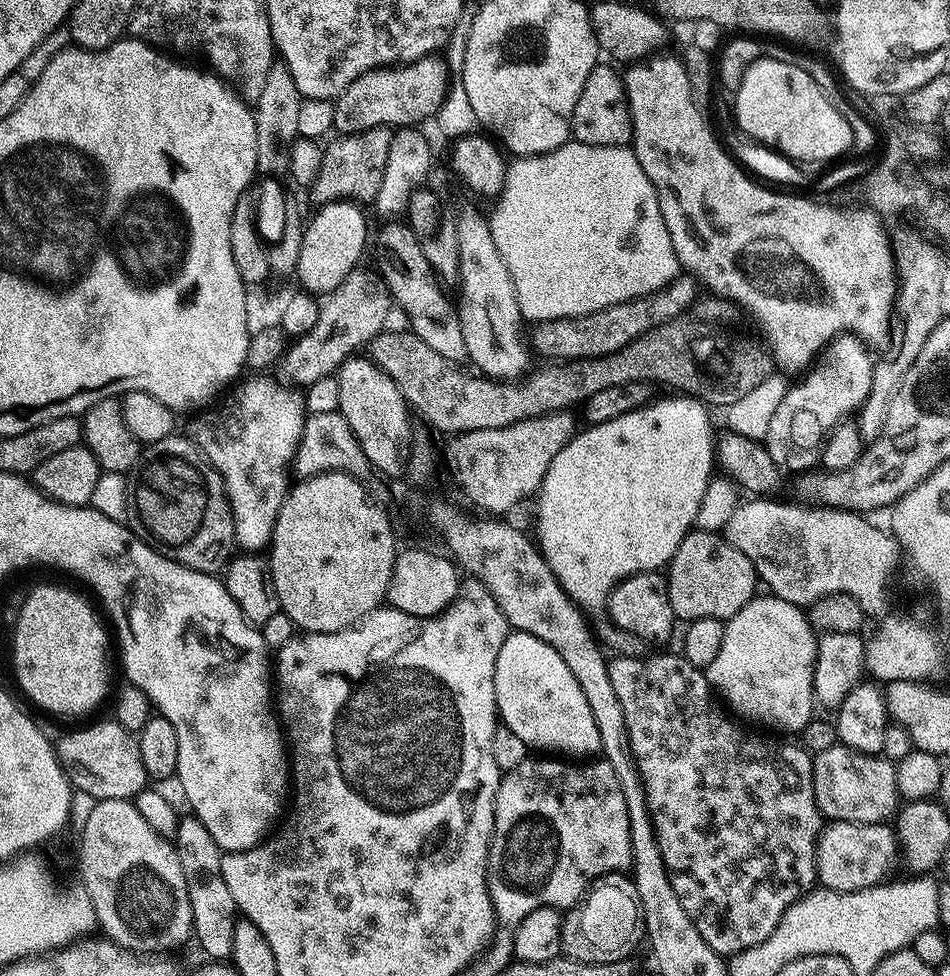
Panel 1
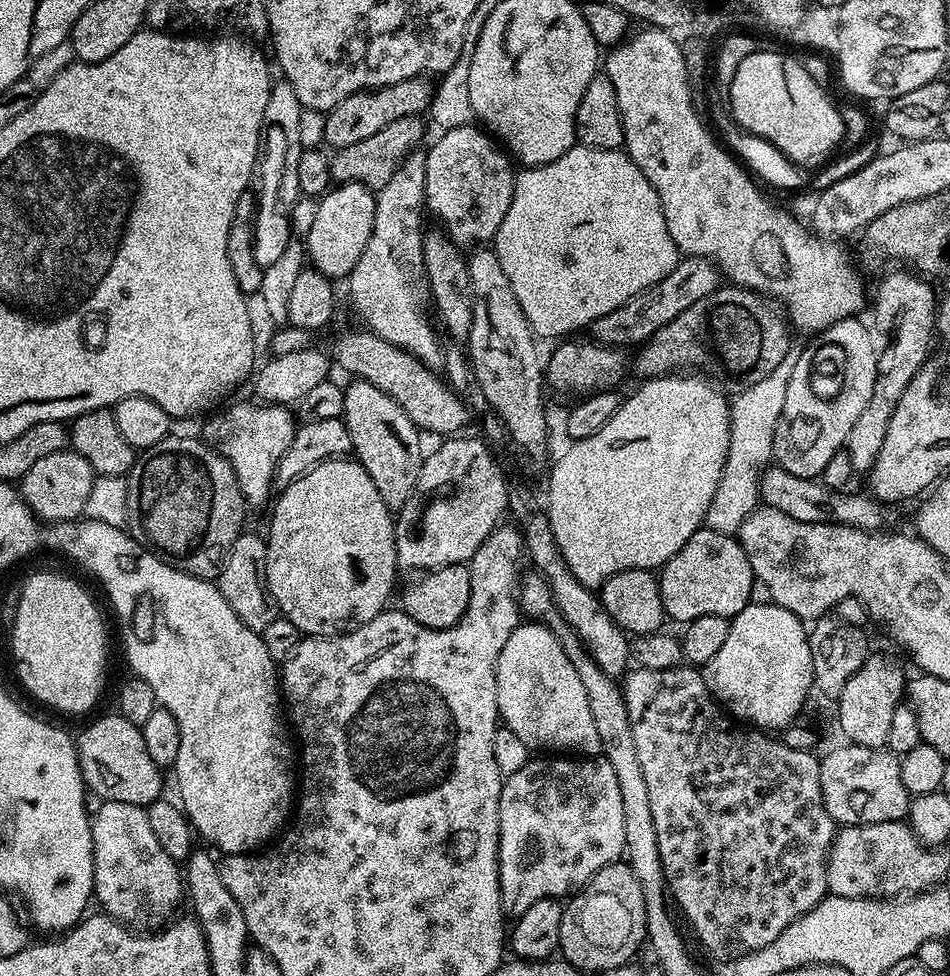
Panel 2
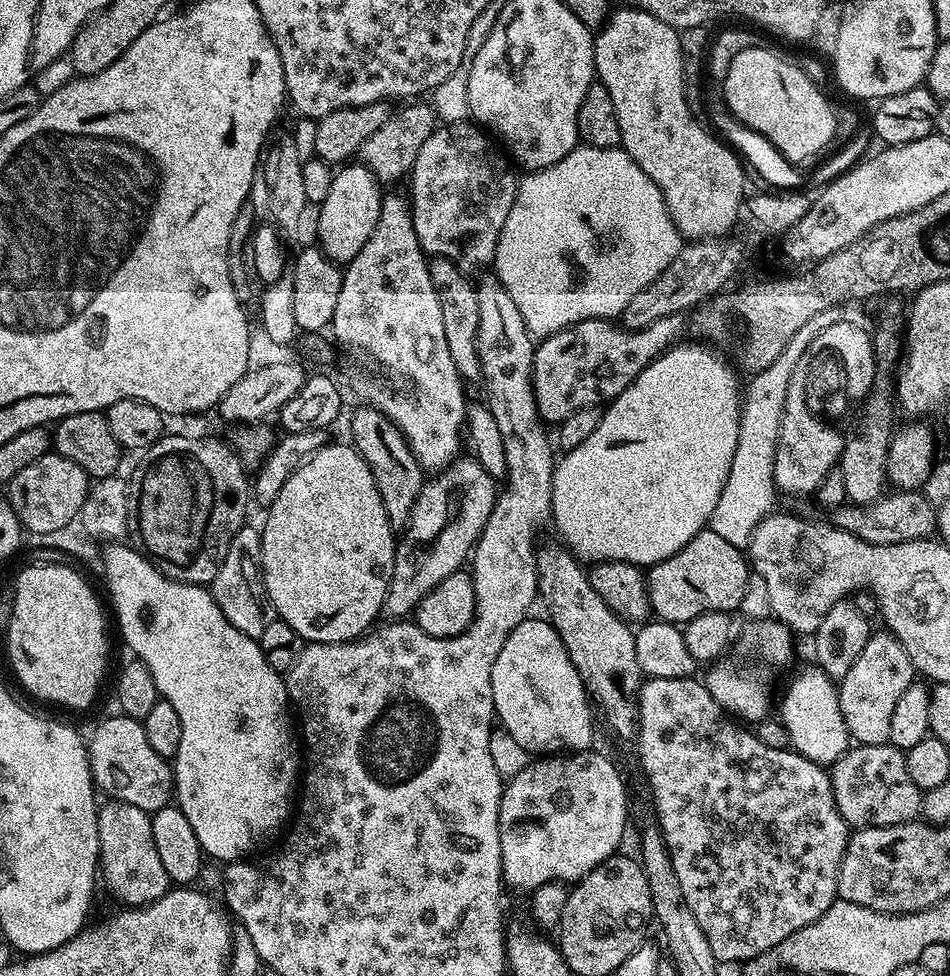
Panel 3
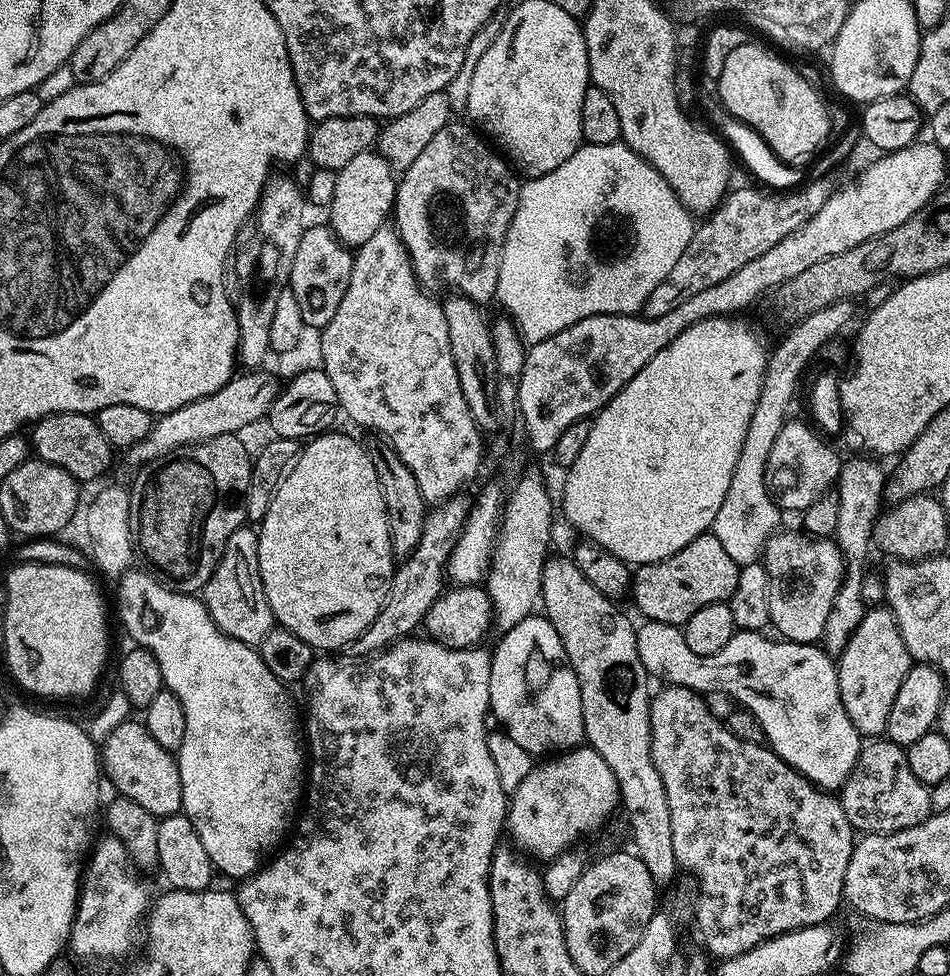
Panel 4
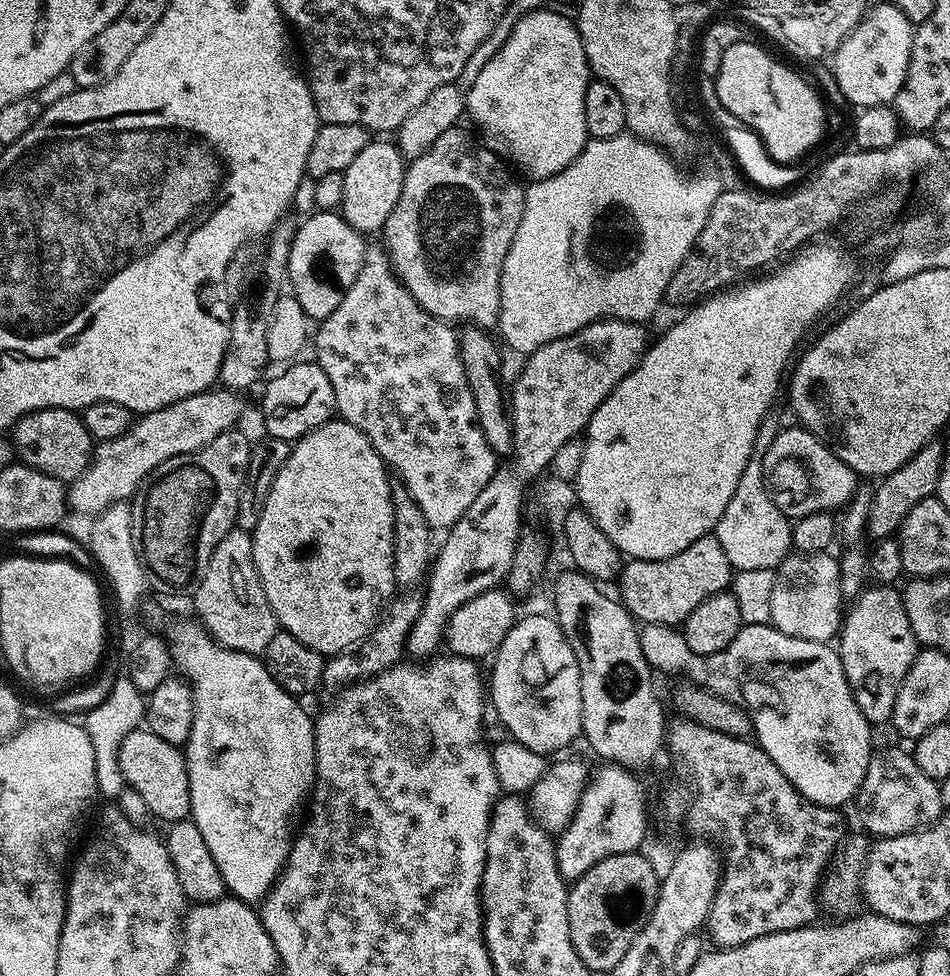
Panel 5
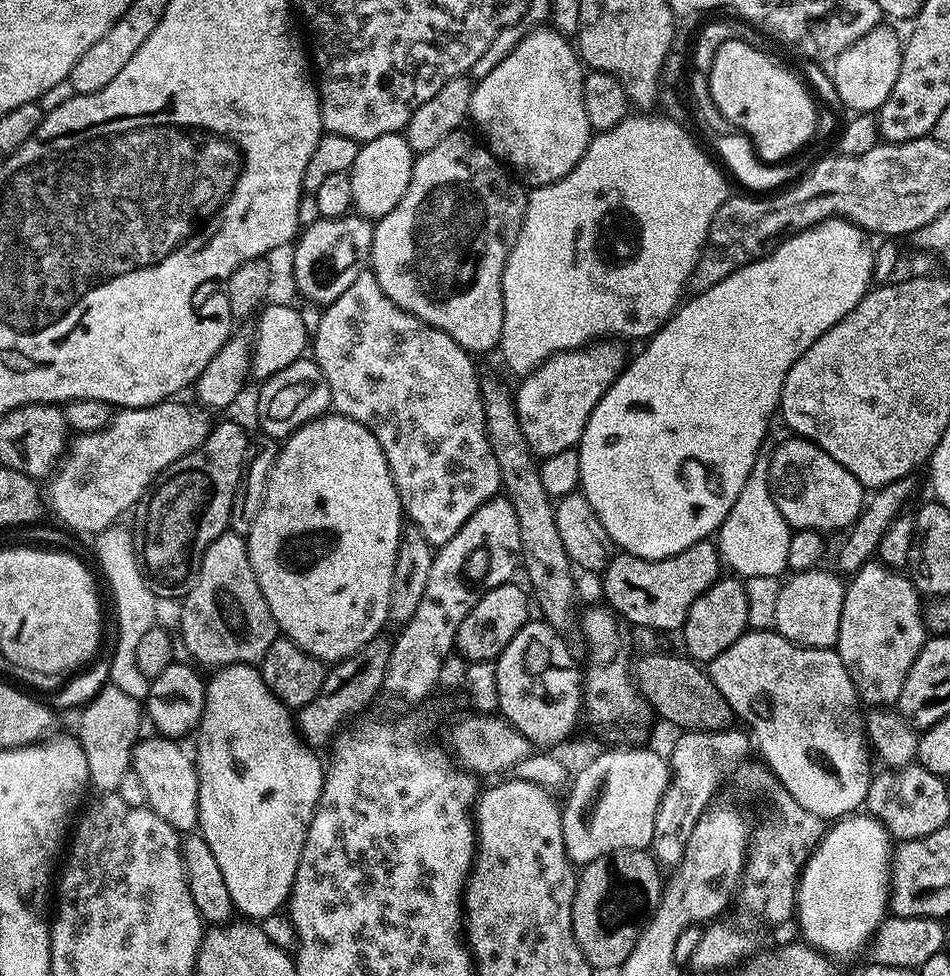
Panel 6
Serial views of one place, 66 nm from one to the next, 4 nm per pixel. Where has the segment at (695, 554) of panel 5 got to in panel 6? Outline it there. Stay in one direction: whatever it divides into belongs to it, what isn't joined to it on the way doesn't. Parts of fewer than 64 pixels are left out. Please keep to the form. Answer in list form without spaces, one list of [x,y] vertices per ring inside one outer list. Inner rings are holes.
[[[711,539],[694,542],[694,546],[661,560],[647,560],[627,554],[616,554],[602,573],[604,596],[608,599],[605,601],[607,607],[629,625],[632,623],[640,628],[657,628],[660,632],[672,632],[675,628],[677,631],[683,629],[686,618],[690,614],[690,606],[694,606],[697,598],[706,594],[706,590],[710,590],[710,586],[714,586],[714,582],[721,579],[720,568],[722,569],[720,550]]]

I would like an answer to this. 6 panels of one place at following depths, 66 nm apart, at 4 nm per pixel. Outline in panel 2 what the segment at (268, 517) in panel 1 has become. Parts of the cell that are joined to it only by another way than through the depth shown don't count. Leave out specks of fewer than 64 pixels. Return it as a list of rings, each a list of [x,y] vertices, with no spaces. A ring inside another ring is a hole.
[[[251,403],[232,404],[225,412],[217,411],[212,414],[217,416],[209,415],[202,436],[218,455],[224,456],[230,462],[244,495],[245,505],[252,507],[253,504],[254,507],[260,508],[264,503],[267,505],[273,495],[272,479],[276,467],[282,454],[286,454],[298,424],[294,416],[292,421],[292,416],[288,413],[291,411],[283,404]]]

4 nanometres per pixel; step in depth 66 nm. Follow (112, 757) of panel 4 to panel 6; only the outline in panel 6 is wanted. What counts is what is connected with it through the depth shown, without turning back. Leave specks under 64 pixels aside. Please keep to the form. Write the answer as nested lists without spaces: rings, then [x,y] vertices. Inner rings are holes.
[[[159,734],[145,735],[136,741],[132,752],[131,771],[138,774],[142,787],[146,789],[147,807],[158,818],[170,822],[176,831],[188,834],[199,825],[198,818],[198,774],[196,761],[184,748],[179,748],[175,739]]]

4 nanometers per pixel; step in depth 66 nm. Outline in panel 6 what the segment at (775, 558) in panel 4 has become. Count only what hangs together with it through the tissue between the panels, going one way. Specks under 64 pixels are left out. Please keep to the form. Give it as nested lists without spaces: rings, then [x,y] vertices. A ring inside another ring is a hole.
[[[818,567],[792,572],[780,585],[775,631],[804,648],[835,649],[836,646],[846,584],[835,571],[824,571],[823,567]]]

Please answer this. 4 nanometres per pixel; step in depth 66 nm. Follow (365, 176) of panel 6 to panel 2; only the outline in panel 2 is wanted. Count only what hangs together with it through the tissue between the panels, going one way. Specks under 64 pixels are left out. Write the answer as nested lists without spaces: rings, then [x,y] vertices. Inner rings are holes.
[[[337,183],[319,197],[317,204],[320,205],[308,224],[307,259],[311,267],[329,280],[343,281],[354,270],[354,262],[362,258],[362,250],[366,250],[366,242],[370,242],[370,230],[374,230],[376,198],[373,189],[365,184]]]

